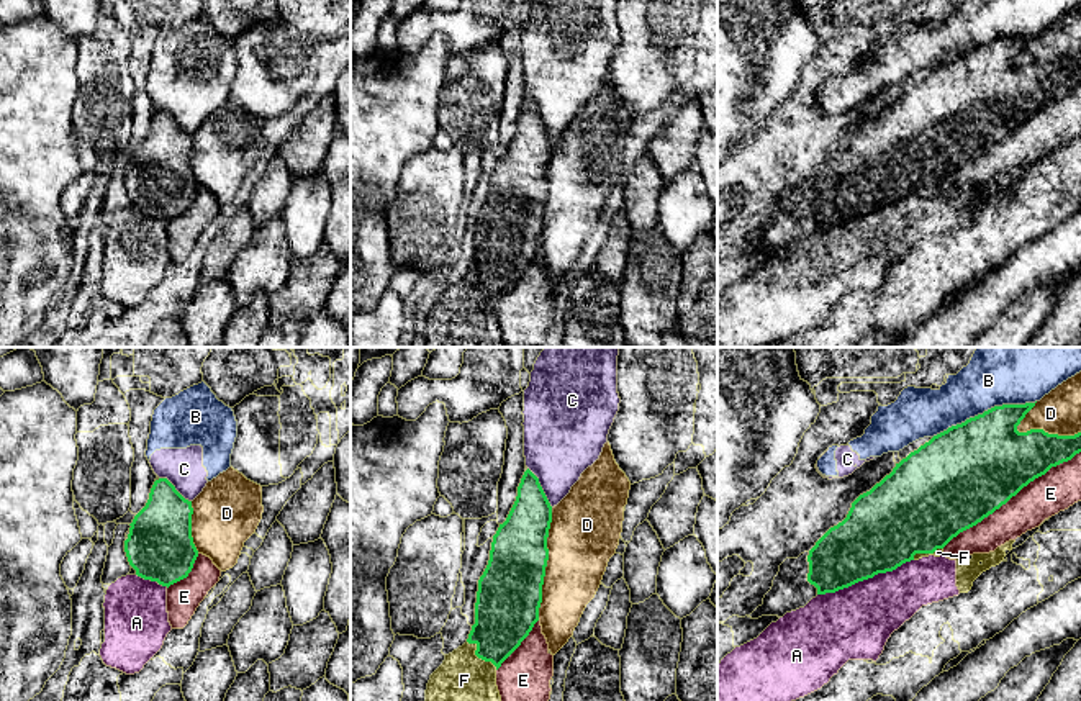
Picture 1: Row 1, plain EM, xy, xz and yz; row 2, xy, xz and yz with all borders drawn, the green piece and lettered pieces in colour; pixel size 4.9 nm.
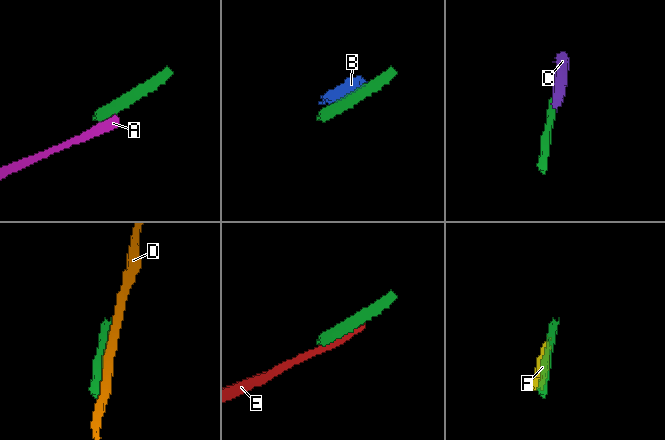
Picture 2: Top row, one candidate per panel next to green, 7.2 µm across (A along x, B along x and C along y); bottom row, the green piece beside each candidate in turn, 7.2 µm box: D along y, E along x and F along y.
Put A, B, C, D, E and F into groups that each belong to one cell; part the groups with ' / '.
A F / B C / D / E

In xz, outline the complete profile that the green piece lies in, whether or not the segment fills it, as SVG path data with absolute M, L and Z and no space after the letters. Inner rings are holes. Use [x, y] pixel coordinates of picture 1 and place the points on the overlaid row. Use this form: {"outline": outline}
{"outline": "M527 468L516 501L493 536L490 560L478 580L475 624L467 642L496 670L539 621L549 560L547 537L552 506Z"}

